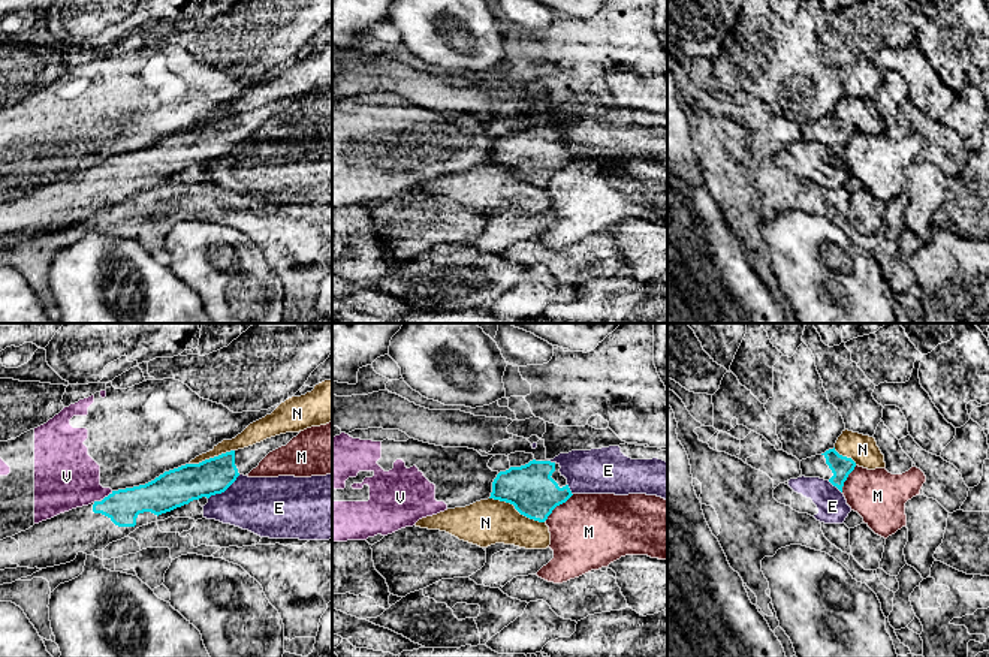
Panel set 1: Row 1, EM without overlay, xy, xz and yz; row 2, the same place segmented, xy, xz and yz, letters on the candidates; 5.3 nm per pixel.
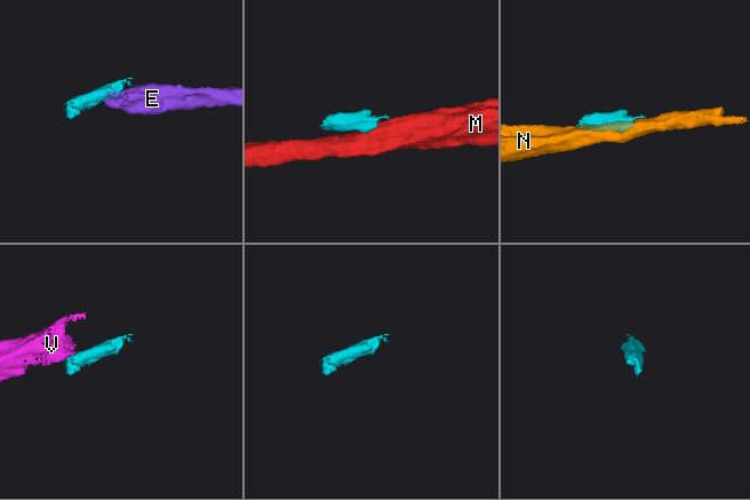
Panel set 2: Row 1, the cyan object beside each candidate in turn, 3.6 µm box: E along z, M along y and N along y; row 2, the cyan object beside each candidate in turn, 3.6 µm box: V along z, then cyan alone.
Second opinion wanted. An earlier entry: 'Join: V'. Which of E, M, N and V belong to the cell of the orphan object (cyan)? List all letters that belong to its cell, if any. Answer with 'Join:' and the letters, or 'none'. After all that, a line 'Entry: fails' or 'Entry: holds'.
Join: none
Entry: fails

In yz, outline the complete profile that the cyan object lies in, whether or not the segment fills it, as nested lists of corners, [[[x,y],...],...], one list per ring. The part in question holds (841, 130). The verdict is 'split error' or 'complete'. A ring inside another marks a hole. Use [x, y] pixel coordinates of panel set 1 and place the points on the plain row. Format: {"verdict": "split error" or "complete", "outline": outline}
{"verdict": "split error", "outline": [[[835,112],[800,126],[802,141],[829,145],[841,157],[844,147],[854,132],[856,127],[851,123],[839,120]]]}

